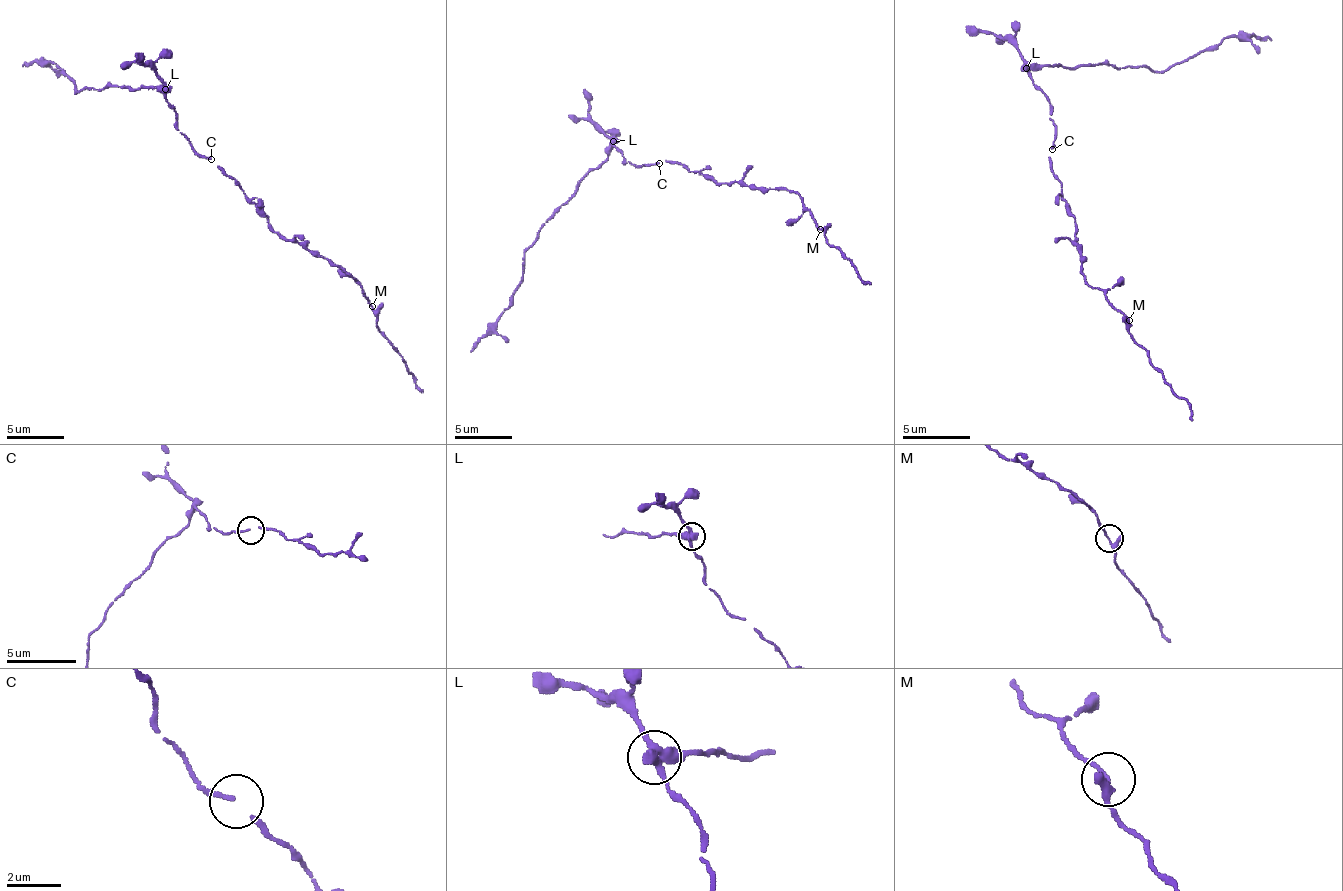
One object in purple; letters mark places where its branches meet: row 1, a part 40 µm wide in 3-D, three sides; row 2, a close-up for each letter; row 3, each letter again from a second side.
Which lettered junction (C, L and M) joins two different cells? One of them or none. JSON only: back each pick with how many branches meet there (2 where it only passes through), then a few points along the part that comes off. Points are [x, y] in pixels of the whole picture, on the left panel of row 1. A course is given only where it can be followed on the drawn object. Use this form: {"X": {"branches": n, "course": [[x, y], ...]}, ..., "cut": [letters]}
{"L": {"branches": 3, "course": [[165, 90], [130, 87], [75, 93], [75, 84], [55, 64], [35, 61], [23, 67]]}, "cut": ["L"]}

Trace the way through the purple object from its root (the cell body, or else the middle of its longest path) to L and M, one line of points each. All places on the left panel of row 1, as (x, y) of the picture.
L: (211, 159), (205, 159), (176, 127), (176, 113), (165, 101), (165, 90)
M: (211, 159), (274, 231), (341, 266), (361, 286), (373, 306)

